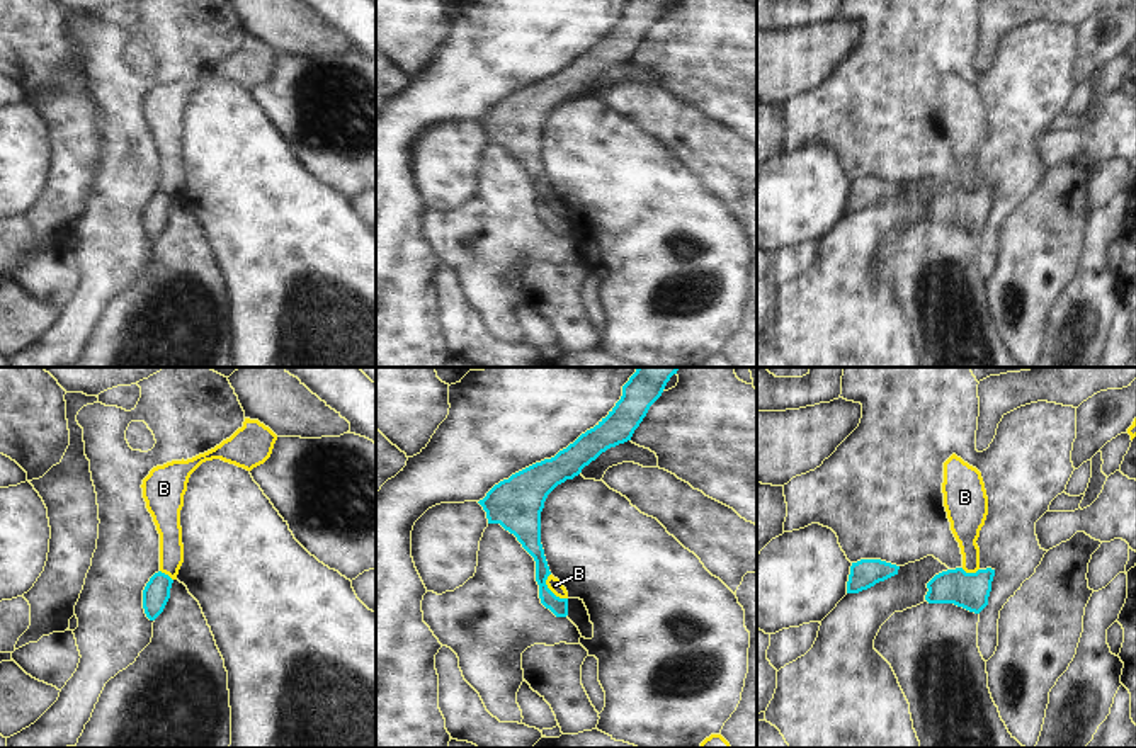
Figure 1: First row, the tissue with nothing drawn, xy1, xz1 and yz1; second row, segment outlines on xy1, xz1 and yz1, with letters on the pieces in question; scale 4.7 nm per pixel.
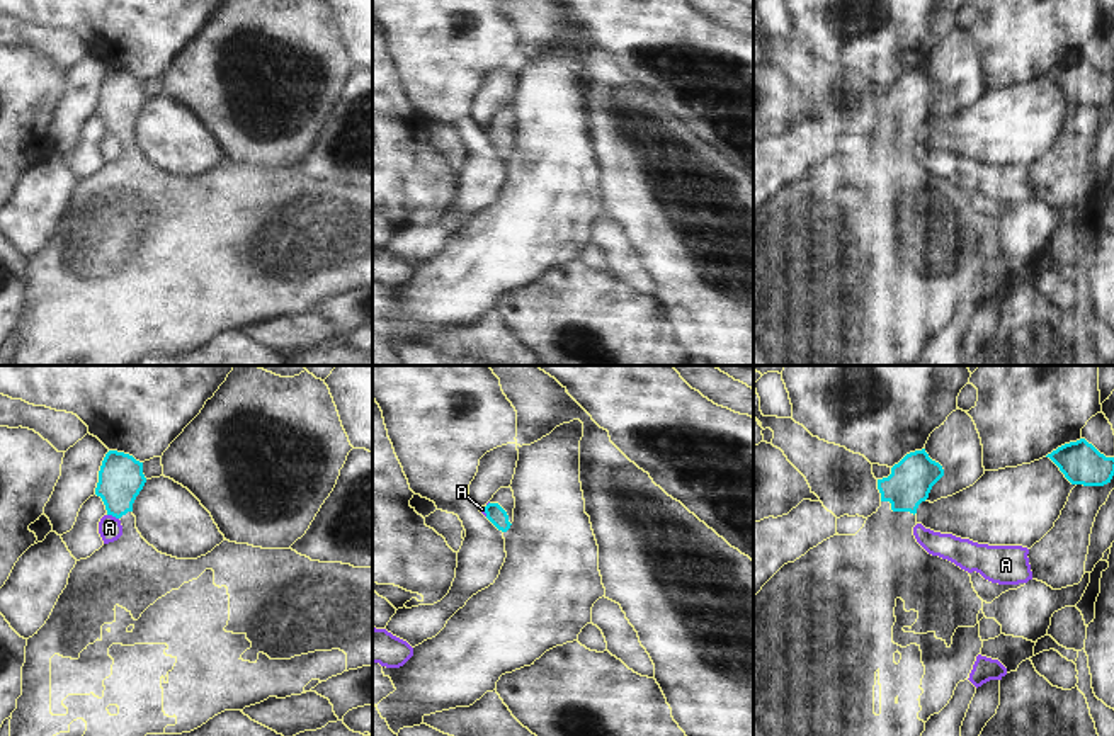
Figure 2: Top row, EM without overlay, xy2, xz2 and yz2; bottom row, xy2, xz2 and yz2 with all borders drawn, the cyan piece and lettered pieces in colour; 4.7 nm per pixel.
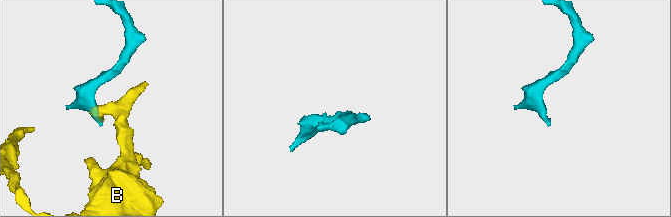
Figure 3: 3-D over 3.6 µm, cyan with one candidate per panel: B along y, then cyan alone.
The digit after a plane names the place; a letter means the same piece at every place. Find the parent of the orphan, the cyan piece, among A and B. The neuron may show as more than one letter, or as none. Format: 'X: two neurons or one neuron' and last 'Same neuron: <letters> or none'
A: two neurons
B: two neurons
Same neuron: none

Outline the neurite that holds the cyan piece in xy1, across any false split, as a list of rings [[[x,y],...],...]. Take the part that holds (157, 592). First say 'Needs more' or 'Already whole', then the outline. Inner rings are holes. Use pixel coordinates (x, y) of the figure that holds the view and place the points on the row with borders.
Already whole. [[[158,571],[155,573],[143,590],[143,609],[150,620],[155,620],[165,609],[170,598],[173,580]]]

